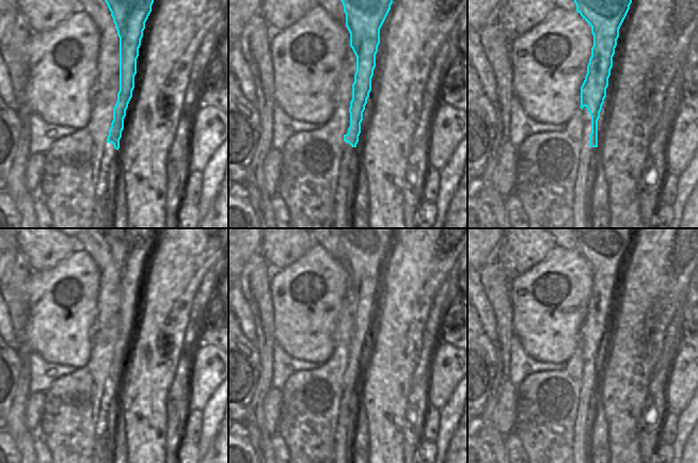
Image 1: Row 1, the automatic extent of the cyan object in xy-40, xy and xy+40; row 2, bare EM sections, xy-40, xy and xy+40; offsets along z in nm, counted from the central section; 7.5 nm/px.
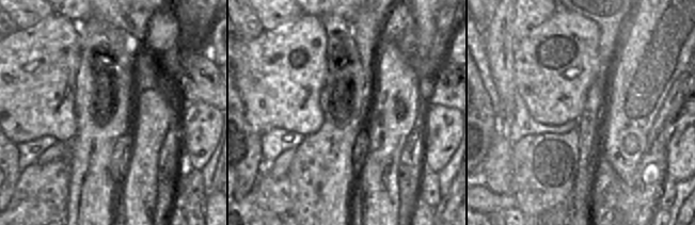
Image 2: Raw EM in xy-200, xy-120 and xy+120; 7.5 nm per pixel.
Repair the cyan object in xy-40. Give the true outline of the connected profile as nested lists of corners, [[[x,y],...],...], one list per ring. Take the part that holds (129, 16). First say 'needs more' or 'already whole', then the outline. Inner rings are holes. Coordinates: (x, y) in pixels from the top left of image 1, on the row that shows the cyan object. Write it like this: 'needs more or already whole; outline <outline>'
needs more; outline [[[105,0],[120,37],[120,91],[113,108],[113,121],[102,153],[102,171],[94,191],[92,228],[111,228],[111,199],[120,170],[120,140],[124,118],[134,89],[137,59],[154,0]]]

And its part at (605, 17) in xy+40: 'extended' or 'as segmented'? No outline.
extended

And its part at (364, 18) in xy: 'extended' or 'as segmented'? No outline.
extended

